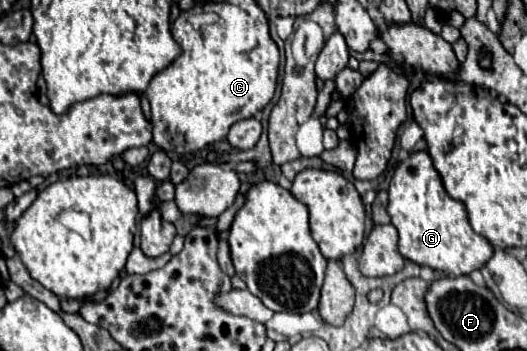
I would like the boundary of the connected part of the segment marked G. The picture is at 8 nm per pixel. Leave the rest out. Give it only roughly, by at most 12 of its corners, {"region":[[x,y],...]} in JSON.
{"region":[[428,152],[392,176],[388,214],[406,260],[464,276],[492,244],[446,194]]}

